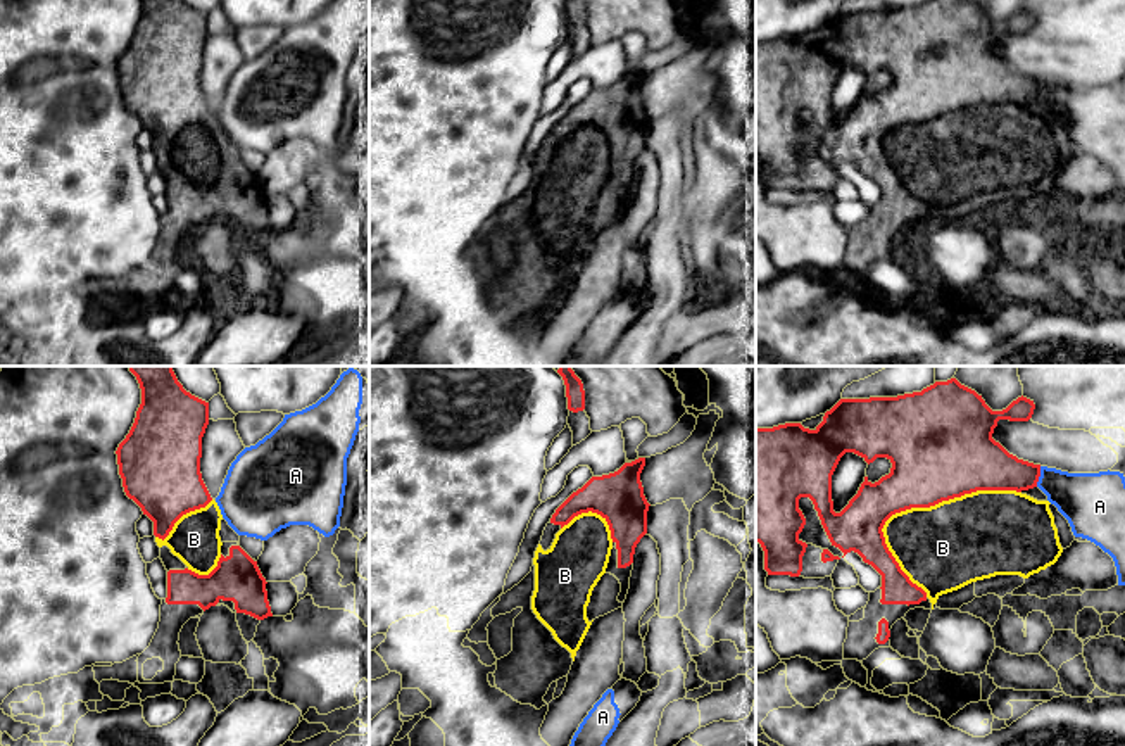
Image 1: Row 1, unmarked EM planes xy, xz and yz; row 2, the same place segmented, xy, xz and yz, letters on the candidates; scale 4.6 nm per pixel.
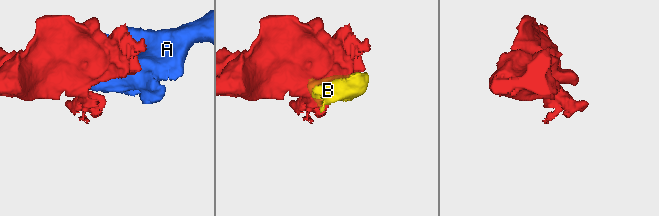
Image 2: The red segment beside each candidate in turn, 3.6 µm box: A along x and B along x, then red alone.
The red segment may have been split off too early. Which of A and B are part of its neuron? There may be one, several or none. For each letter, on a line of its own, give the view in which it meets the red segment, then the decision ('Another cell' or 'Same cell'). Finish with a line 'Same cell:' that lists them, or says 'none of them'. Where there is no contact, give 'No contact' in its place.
A: Touches red in yz. Another cell
B: Touches red in yz. Same cell
Same cell: B

